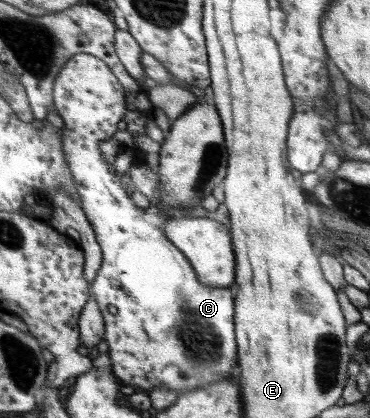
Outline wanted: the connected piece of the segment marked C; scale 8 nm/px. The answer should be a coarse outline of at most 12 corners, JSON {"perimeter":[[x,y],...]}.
{"perimeter":[[99,57],[53,92],[102,249],[113,374],[184,394],[237,367],[234,289],[202,285],[100,142],[124,121]]}

